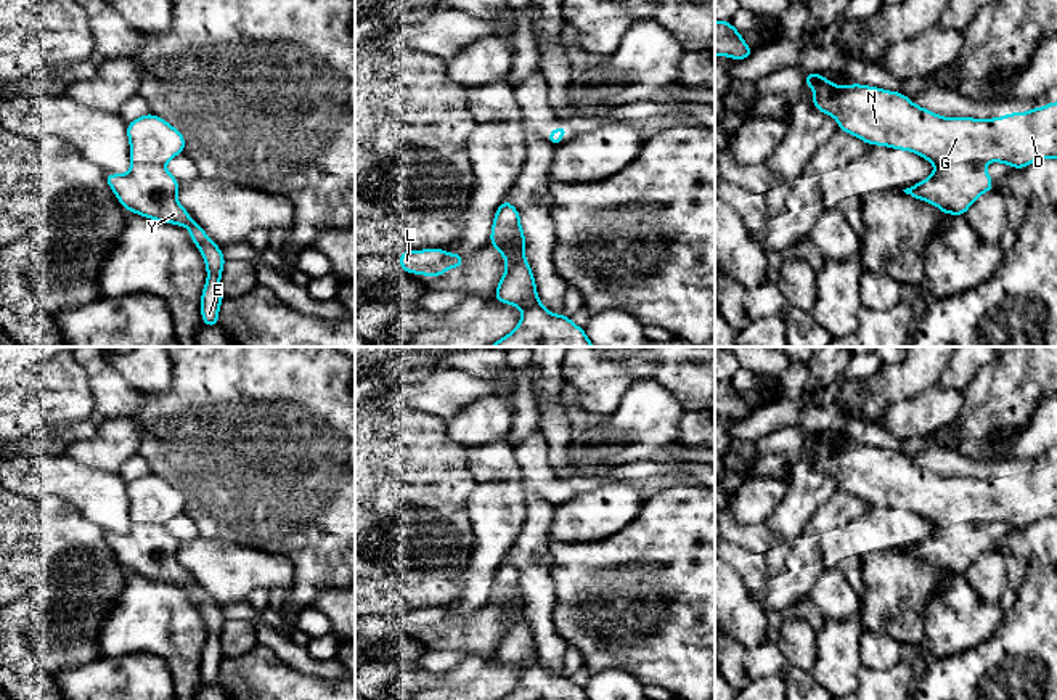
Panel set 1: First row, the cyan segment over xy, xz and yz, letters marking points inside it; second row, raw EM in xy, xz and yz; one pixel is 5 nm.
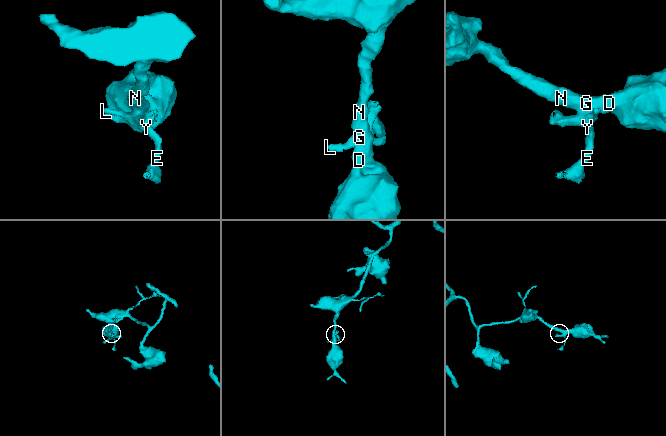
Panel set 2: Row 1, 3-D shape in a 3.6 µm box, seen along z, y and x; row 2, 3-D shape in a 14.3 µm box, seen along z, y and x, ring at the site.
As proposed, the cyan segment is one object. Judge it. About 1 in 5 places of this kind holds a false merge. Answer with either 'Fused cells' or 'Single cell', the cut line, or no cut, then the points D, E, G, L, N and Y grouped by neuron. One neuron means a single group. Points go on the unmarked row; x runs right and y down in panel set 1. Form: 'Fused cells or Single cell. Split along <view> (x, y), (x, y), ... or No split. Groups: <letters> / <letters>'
Fused cells. Split along xz (498, 586), (516, 593), (506, 620). Groups: D G N / E L Y

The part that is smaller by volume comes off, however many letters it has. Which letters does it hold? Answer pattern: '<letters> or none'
E, L, Y

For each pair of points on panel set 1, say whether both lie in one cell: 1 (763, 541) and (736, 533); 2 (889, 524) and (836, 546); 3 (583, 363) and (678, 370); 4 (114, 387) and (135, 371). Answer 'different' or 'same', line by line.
1: same
2: same
3: same
4: different

